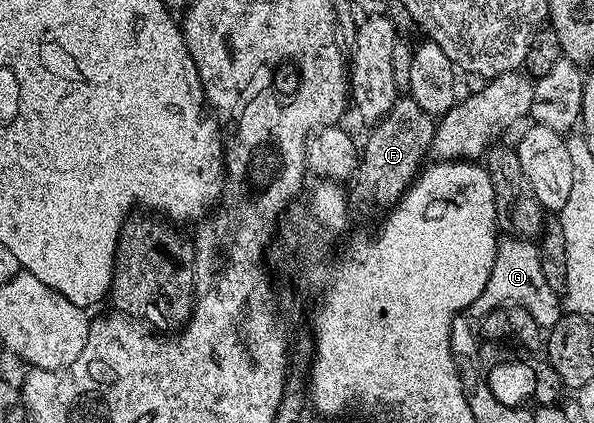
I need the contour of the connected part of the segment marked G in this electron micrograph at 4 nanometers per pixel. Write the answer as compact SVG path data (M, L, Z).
M508 237L505 240L500 239L496 243L493 270L489 274L489 280L485 282L485 288L481 290L479 297L471 303L470 315L482 318L499 308L514 306L527 311L540 330L550 330L559 321L561 300L552 291L541 272L539 245L524 237Z

